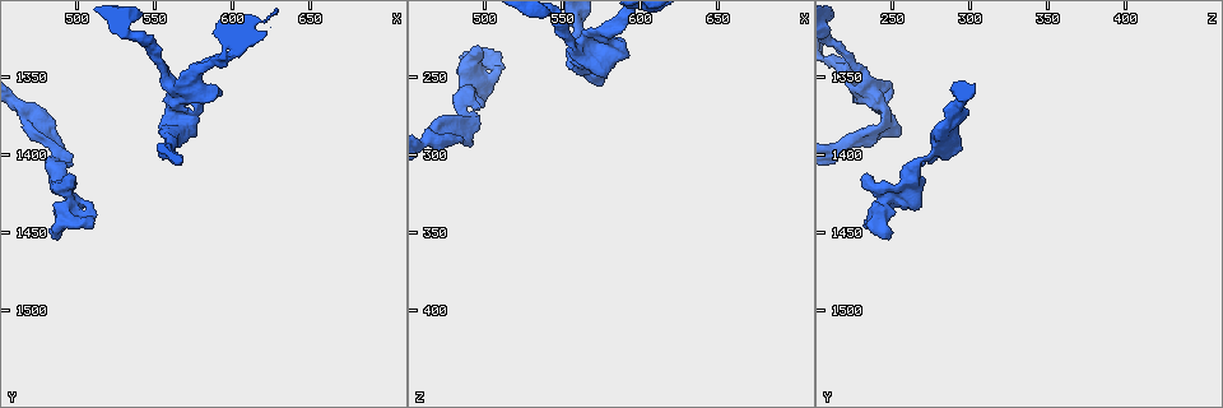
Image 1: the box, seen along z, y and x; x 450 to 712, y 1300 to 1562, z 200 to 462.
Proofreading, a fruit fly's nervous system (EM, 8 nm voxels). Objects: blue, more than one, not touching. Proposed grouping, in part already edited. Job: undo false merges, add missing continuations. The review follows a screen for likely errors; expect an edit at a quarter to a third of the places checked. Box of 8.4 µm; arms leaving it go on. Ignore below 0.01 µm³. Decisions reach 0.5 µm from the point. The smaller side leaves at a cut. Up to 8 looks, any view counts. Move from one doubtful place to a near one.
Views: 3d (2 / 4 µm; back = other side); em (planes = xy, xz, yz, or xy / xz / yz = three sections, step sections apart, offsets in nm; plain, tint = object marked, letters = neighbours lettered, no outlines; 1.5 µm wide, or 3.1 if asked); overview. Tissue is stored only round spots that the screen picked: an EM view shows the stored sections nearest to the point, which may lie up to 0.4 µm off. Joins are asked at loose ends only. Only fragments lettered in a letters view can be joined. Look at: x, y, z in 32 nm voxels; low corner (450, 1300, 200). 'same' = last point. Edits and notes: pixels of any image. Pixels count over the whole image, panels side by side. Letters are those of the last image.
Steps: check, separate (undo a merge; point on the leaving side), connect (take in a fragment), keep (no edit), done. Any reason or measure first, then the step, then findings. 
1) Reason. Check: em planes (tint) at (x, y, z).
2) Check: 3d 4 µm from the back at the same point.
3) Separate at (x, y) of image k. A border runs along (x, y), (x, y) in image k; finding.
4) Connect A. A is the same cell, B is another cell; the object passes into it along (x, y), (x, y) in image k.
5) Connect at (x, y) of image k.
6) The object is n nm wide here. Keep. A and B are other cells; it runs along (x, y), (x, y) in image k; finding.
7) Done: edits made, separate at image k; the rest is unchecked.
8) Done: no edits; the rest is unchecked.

Tapers out. Check: 3d 4 µm at (490, 1398, 292).

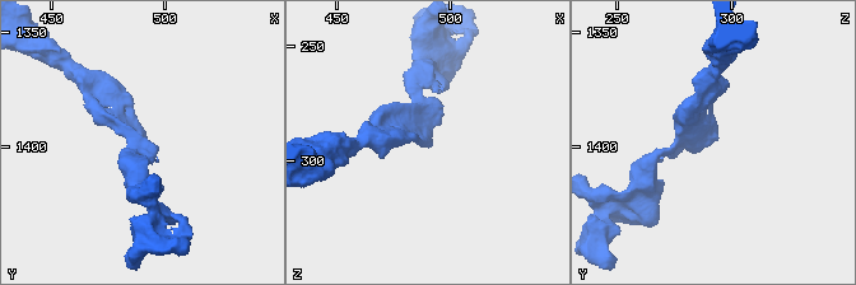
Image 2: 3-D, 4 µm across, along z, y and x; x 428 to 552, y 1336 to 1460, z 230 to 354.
Check: em xy step 4 (tint) at (491, 1399, 292).

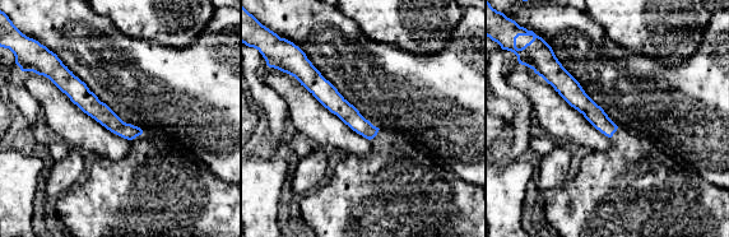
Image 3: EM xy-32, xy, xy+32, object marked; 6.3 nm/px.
Another direction. Check: em planes (letters) at the same point.

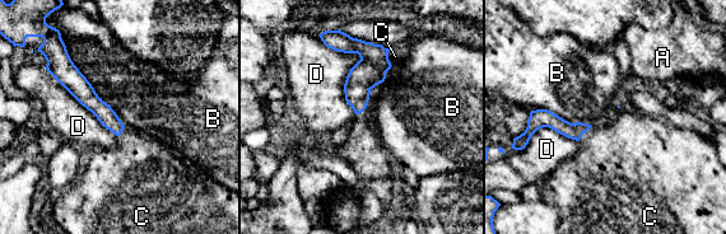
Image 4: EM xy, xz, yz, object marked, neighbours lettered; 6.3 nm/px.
The longest contact is with B, 600 nm. Connect C. C is the same cell, A, B and D are other cells; the object passes into it along (371, 70), (387, 57), (395, 56) in image 4; it goes on there.

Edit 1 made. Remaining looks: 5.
Free end. Check: 3d 4 µm at (488, 1450, 248).

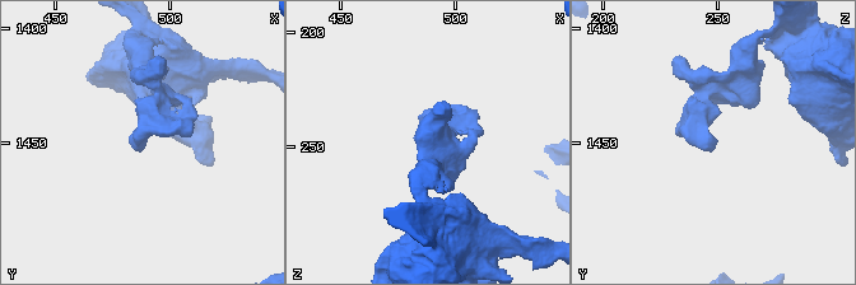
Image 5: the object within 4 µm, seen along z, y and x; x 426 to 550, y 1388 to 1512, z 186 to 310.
Check: em yz step 4 (letters) at (487, 1452, 249).

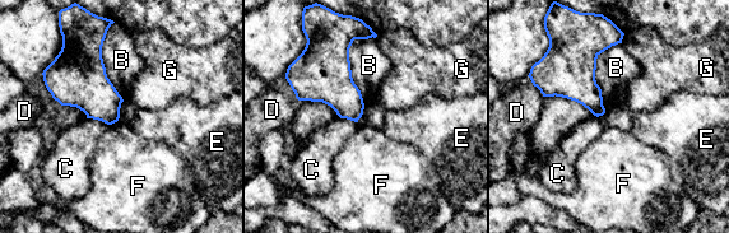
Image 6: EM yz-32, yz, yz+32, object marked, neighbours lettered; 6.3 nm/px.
Another direction. Check: em planes (letters) at the same point.

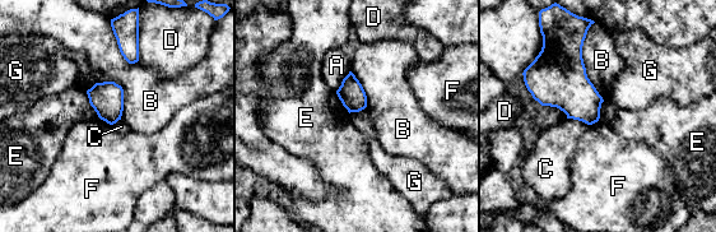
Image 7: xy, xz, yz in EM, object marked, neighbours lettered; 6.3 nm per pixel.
The object is 160 nm wide here. Keep. A, B, C, D, E, F and G are other cells; a border runs along (85, 91), (89, 105), (100, 117) in image 7; none of them fits.

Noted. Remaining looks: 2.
Four or more arms meet. Check: em planes (tint) at (566, 1360, 236).

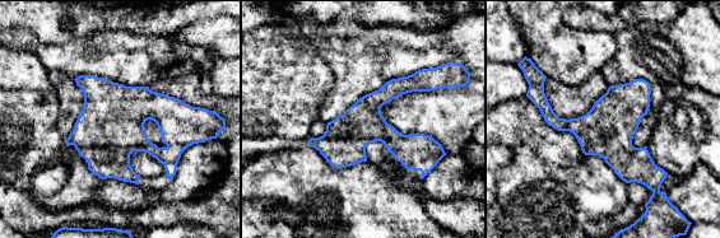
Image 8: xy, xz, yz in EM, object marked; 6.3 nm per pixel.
What lies round it. Check: em planes (letters) at the same point.

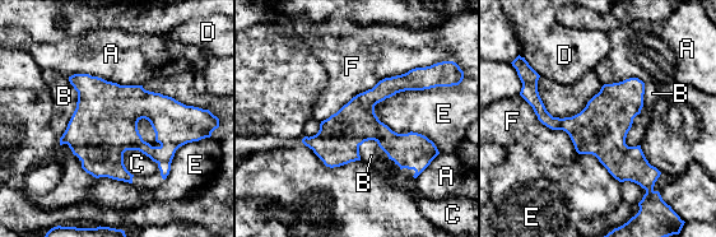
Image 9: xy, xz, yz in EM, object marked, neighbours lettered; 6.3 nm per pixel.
The object is 340 nm wide here. Keep. A, B, C, D, E and F are other cells; it runs along (530, 94), (552, 122), (590, 130), (656, 173) in image 9; all the same neuron.

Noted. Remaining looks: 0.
Done: edits made, connect at image 4; the rest is unchecked.

